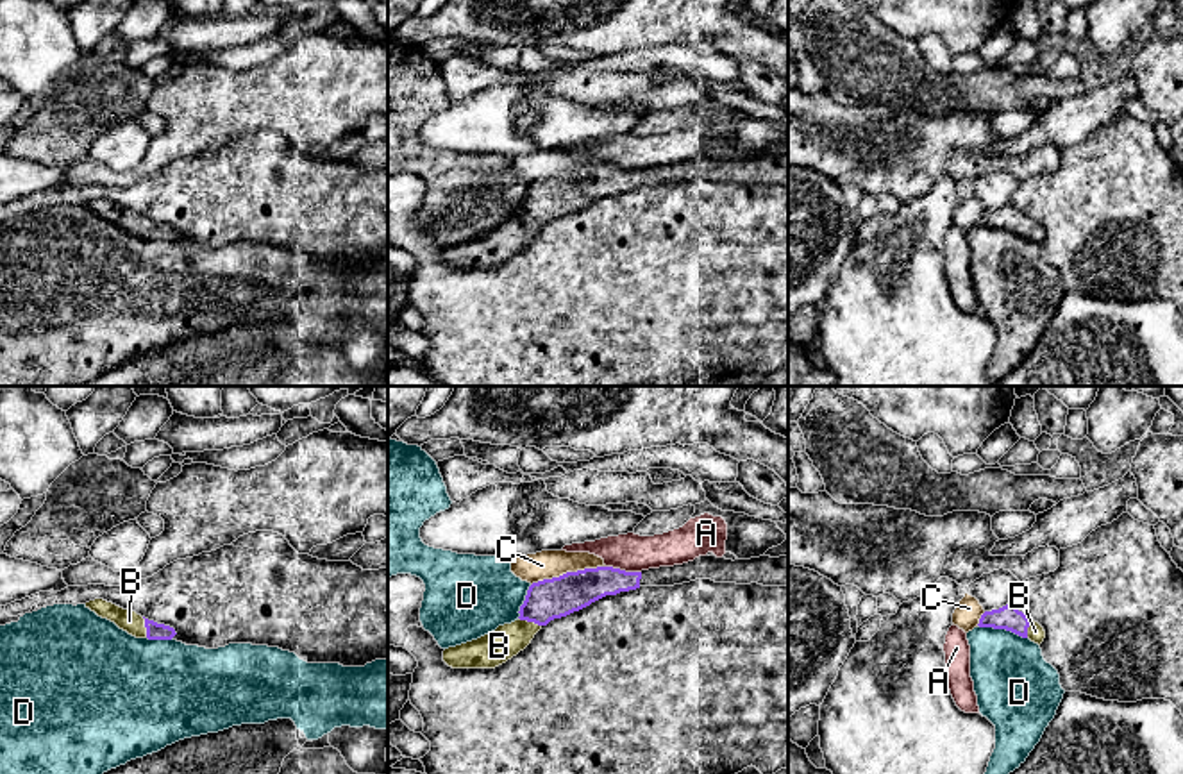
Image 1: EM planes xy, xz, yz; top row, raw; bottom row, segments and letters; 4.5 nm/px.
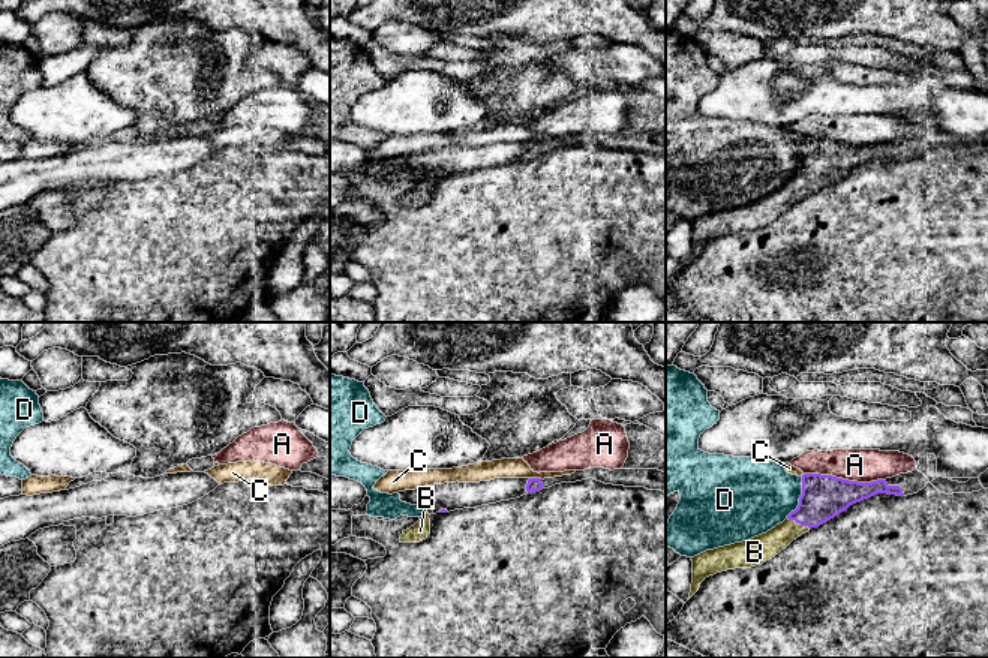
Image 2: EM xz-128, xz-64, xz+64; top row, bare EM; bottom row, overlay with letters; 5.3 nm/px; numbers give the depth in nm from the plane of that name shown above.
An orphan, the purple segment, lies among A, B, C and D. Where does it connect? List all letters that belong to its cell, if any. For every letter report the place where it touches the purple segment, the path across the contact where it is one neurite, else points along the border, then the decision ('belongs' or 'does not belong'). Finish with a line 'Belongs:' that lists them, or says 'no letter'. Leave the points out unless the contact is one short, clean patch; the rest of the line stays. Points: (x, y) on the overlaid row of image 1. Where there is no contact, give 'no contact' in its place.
A: contact xz (624, 571); does not belong
B: contact xz (529, 621); way xz (556, 597), (529, 621), (499, 646); belongs
C: contact xz (567, 572); border xz (604, 565), (567, 571), (531, 585); does not belong
D: contact yz (1003, 628); does not belong
Belongs: B

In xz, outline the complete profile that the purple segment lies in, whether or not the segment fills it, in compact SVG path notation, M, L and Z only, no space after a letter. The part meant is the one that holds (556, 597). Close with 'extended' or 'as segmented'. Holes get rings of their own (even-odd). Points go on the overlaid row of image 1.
M699 556L683 565L642 572L625 572L613 567L566 572L559 577L533 583L515 622L499 626L477 640L445 649L443 661L452 669L495 669L524 651L550 620L579 611L606 595L640 586L674 586L695 579L788 586L788 556L734 561Z | extended

